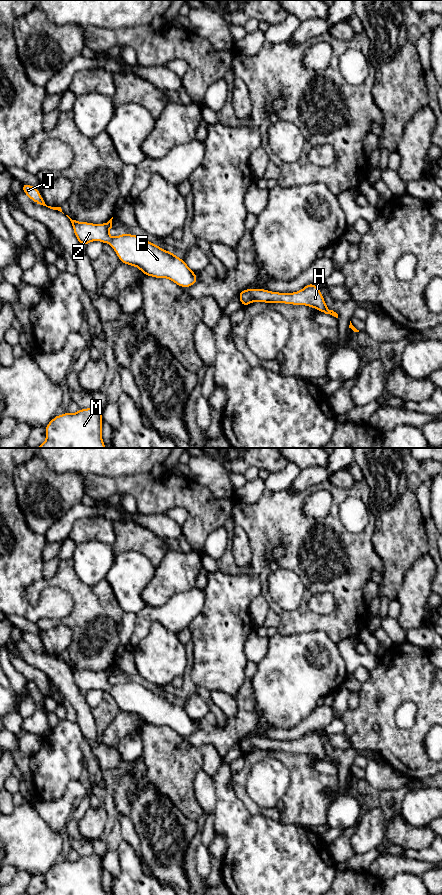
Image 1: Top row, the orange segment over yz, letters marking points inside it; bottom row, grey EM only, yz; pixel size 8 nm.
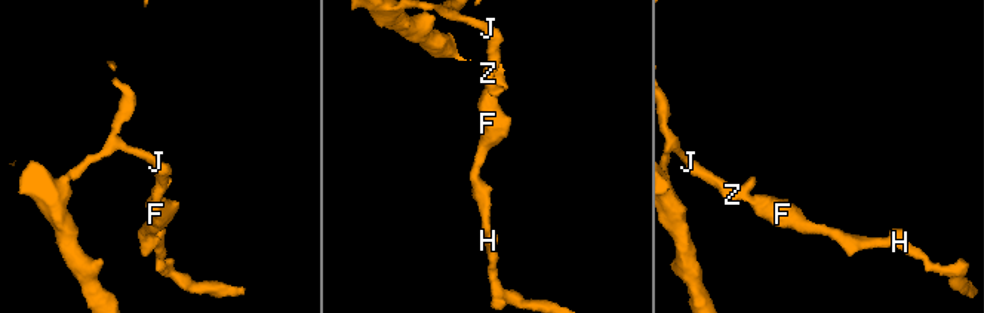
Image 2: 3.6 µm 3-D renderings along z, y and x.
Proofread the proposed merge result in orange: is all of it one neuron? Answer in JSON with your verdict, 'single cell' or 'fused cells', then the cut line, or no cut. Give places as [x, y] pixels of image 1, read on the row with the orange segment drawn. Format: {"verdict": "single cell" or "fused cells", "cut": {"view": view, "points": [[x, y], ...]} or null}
{"verdict": "single cell", "cut": null}

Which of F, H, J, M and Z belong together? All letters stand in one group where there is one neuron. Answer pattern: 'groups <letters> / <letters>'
groups F H J M Z

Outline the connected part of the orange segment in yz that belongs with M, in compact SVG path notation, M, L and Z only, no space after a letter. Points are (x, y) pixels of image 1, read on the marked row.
M93 406L75 414L56 415L45 426L45 442L36 448L106 448L102 440L102 410Z

